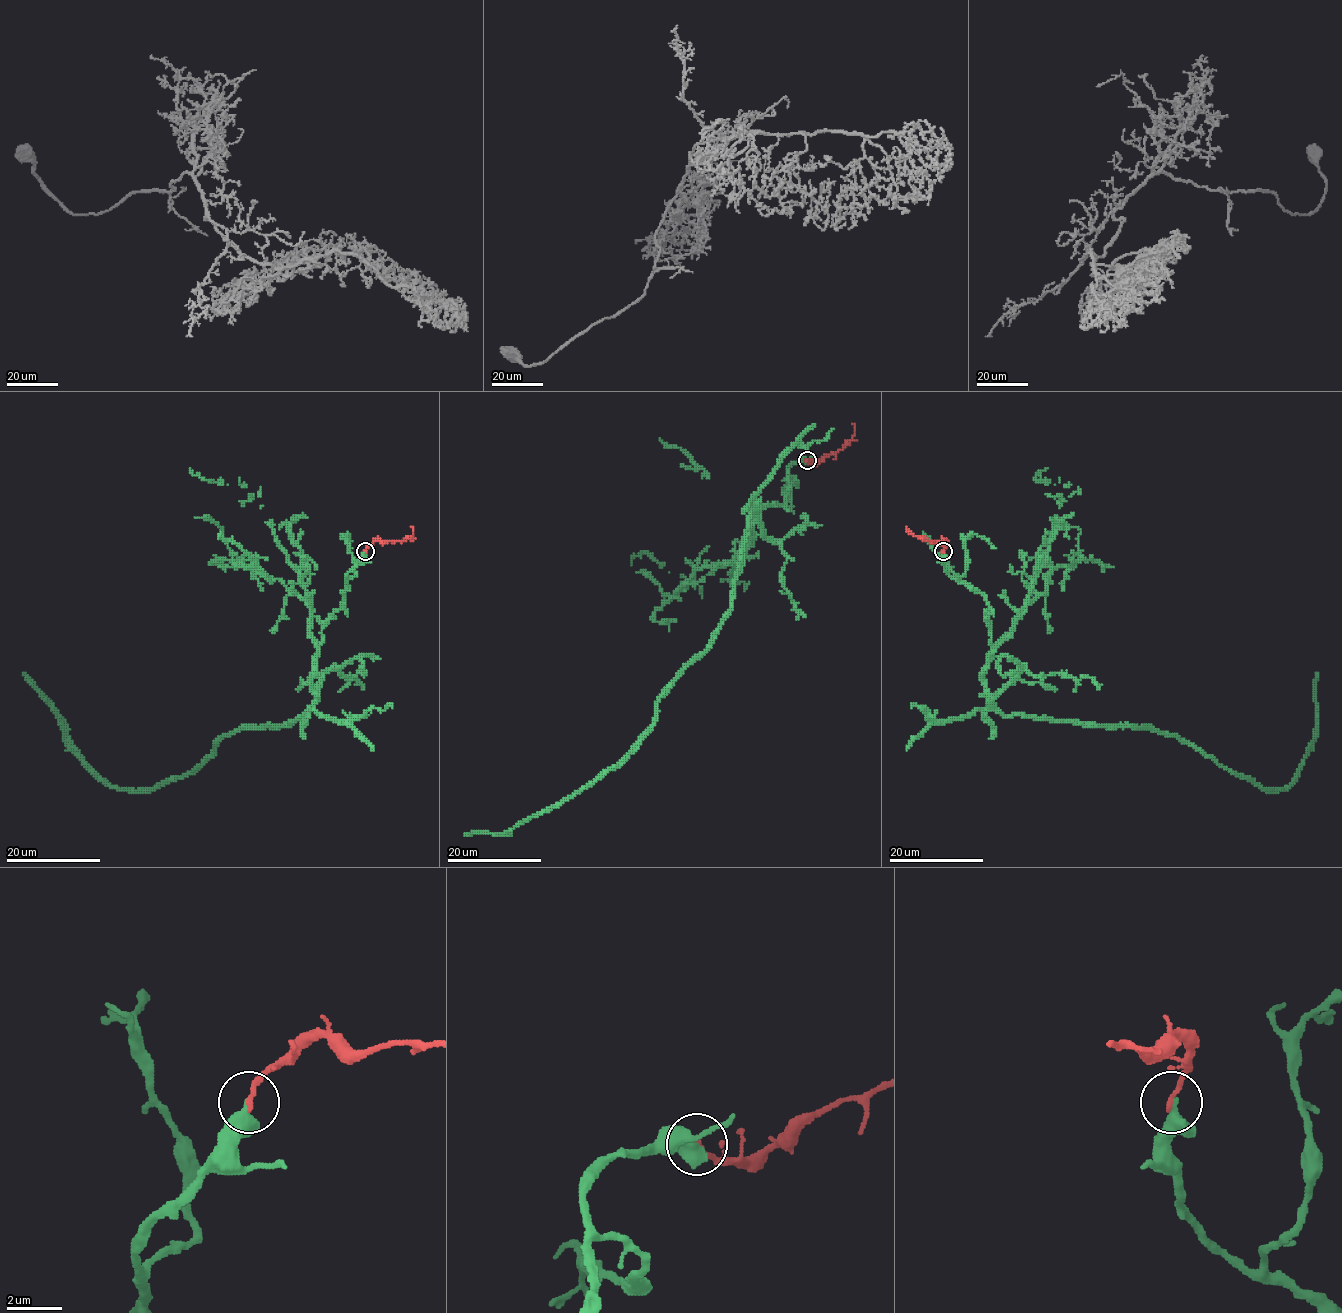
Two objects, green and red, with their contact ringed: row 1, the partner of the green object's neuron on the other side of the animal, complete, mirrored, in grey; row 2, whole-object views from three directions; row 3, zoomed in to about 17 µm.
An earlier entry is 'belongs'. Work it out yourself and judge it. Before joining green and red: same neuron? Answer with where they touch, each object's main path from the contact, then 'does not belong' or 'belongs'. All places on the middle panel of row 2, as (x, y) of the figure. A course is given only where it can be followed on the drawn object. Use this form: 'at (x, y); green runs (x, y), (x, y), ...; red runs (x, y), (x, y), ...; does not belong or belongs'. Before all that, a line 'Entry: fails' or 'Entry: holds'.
Entry: fails
at (807, 460); green runs (807, 461), (788, 468), (783, 505), (753, 502), (730, 611), (658, 702), (641, 739), (507, 834), (465, 836); red runs (807, 461), (819, 462), (839, 451), (854, 433), (852, 423); does not belong

